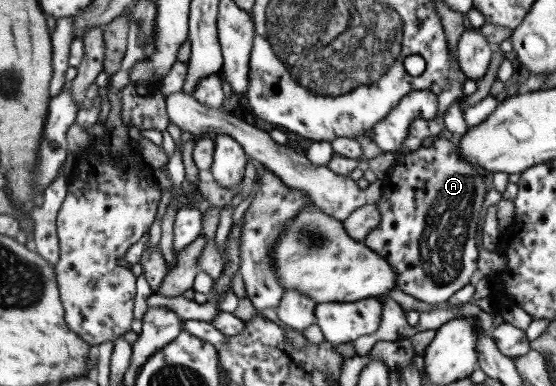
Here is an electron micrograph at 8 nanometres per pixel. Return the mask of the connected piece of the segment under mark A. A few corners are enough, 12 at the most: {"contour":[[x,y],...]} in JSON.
{"contour":[[399,157],[362,242],[430,305],[476,278],[484,173]]}

